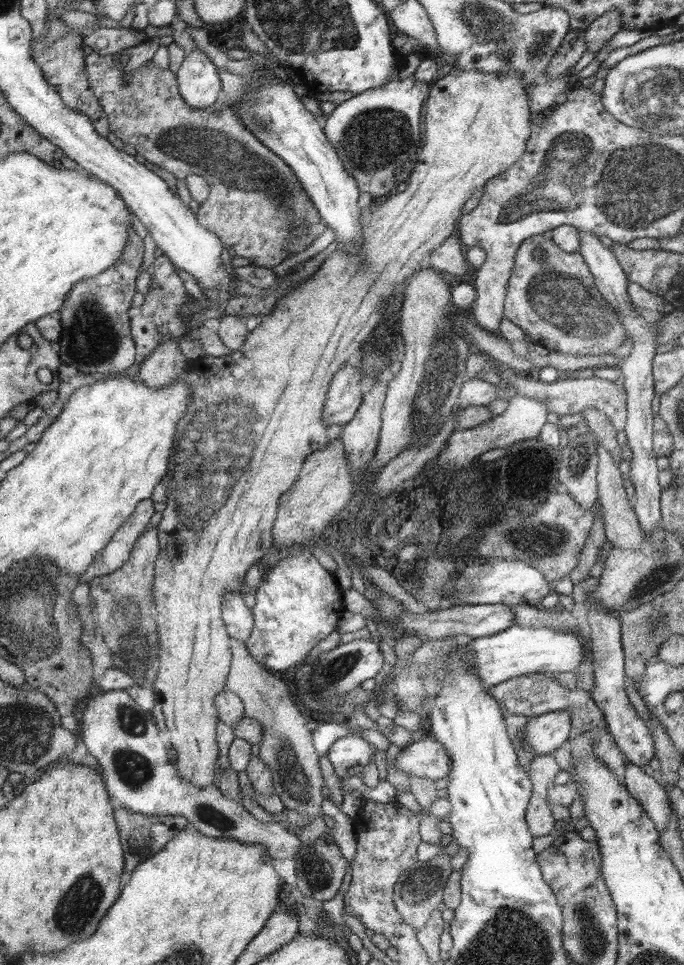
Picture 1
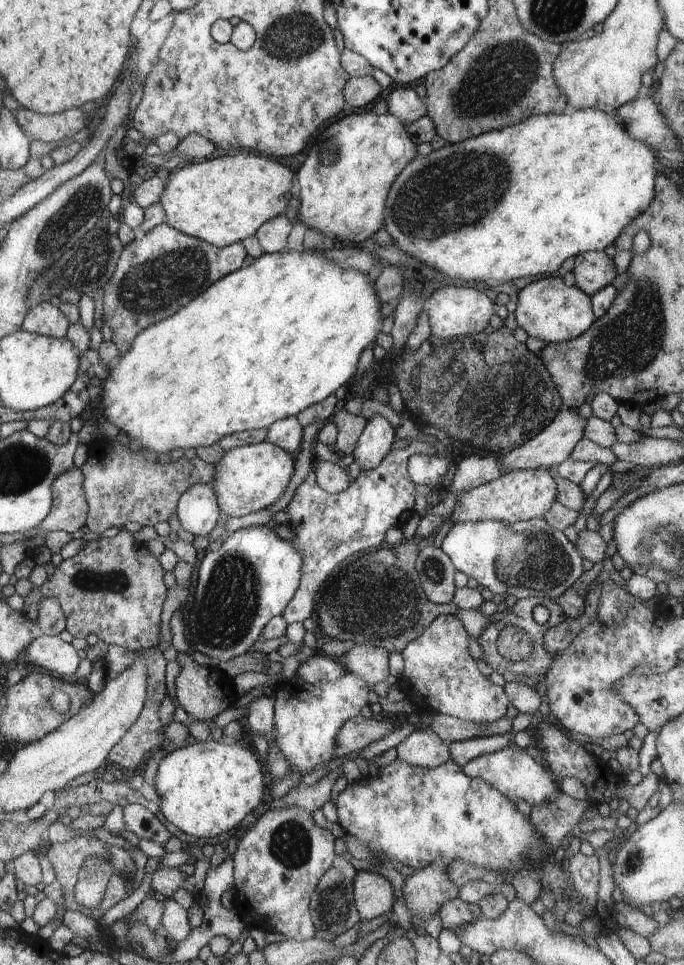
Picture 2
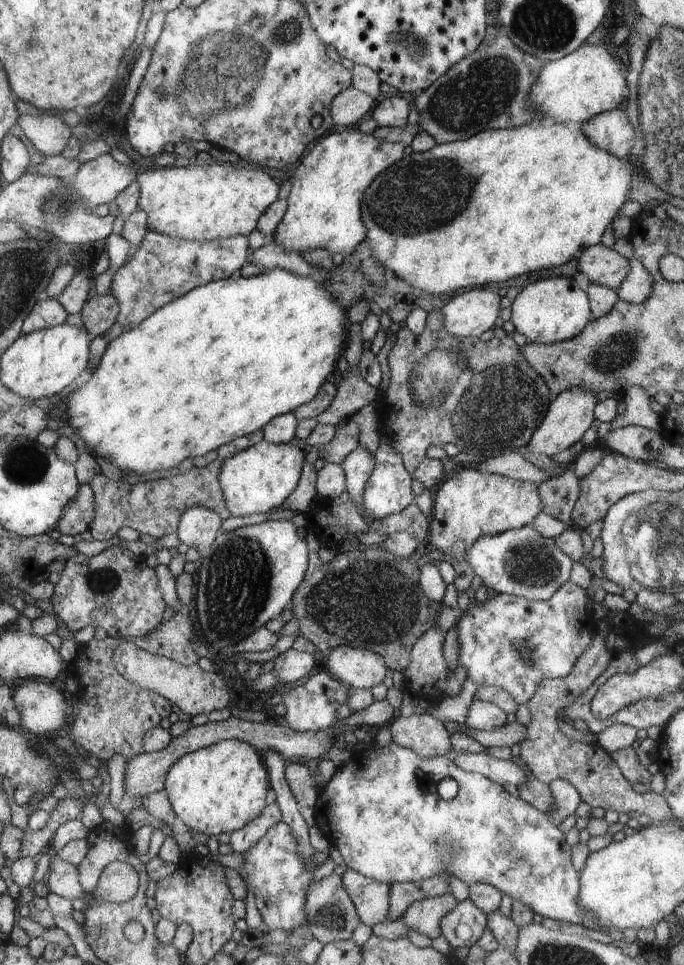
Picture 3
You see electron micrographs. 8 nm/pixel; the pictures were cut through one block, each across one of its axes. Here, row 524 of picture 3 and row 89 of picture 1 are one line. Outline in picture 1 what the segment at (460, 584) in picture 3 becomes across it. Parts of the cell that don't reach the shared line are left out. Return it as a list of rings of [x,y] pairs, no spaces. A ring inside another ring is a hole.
[[[454,67],[449,74],[436,80],[424,107],[424,146],[420,147],[419,154],[416,155],[417,160],[414,162],[410,179],[406,181],[408,185],[403,192],[396,192],[392,196],[385,197],[379,208],[372,212],[370,222],[367,227],[364,227],[359,253],[351,253],[344,247],[338,247],[332,257],[319,266],[318,271],[278,300],[274,310],[263,319],[263,323],[258,328],[249,333],[244,345],[237,351],[232,351],[219,358],[206,355],[204,358],[192,360],[190,364],[191,368],[187,371],[184,381],[191,385],[191,403],[187,406],[186,414],[178,422],[178,440],[174,453],[170,456],[168,480],[164,480],[168,500],[165,502],[166,508],[161,512],[162,518],[156,528],[157,535],[160,537],[160,558],[156,563],[156,578],[153,585],[155,603],[160,611],[158,621],[161,642],[160,656],[157,657],[158,674],[153,684],[153,693],[156,702],[160,702],[160,706],[162,706],[165,724],[171,736],[169,743],[176,750],[176,764],[180,777],[184,778],[188,785],[192,784],[200,789],[210,787],[215,782],[215,771],[218,770],[214,768],[218,762],[216,722],[218,722],[219,715],[219,712],[216,712],[215,698],[226,690],[231,663],[234,661],[230,634],[227,632],[227,625],[223,620],[223,597],[228,591],[239,590],[240,586],[244,584],[244,574],[247,574],[248,568],[256,562],[256,558],[266,557],[266,554],[269,554],[268,548],[272,548],[273,535],[270,532],[274,532],[272,526],[275,526],[274,518],[278,518],[279,500],[283,492],[290,490],[295,484],[295,479],[298,478],[307,456],[314,451],[322,451],[330,443],[327,437],[328,426],[324,419],[324,410],[331,383],[334,382],[335,376],[344,365],[356,360],[358,350],[368,340],[368,334],[382,320],[382,314],[388,308],[388,302],[384,302],[384,300],[388,300],[394,294],[394,290],[396,290],[394,284],[405,282],[409,276],[422,268],[422,258],[426,254],[431,254],[451,238],[452,232],[456,230],[456,220],[460,218],[462,204],[472,196],[472,192],[478,186],[490,182],[490,178],[494,178],[494,176],[502,175],[527,152],[527,143],[531,138],[530,108],[528,108],[524,83],[523,72],[515,72],[515,68],[509,68],[505,74],[501,74],[501,72],[480,72],[477,68],[464,72],[461,68]]]

